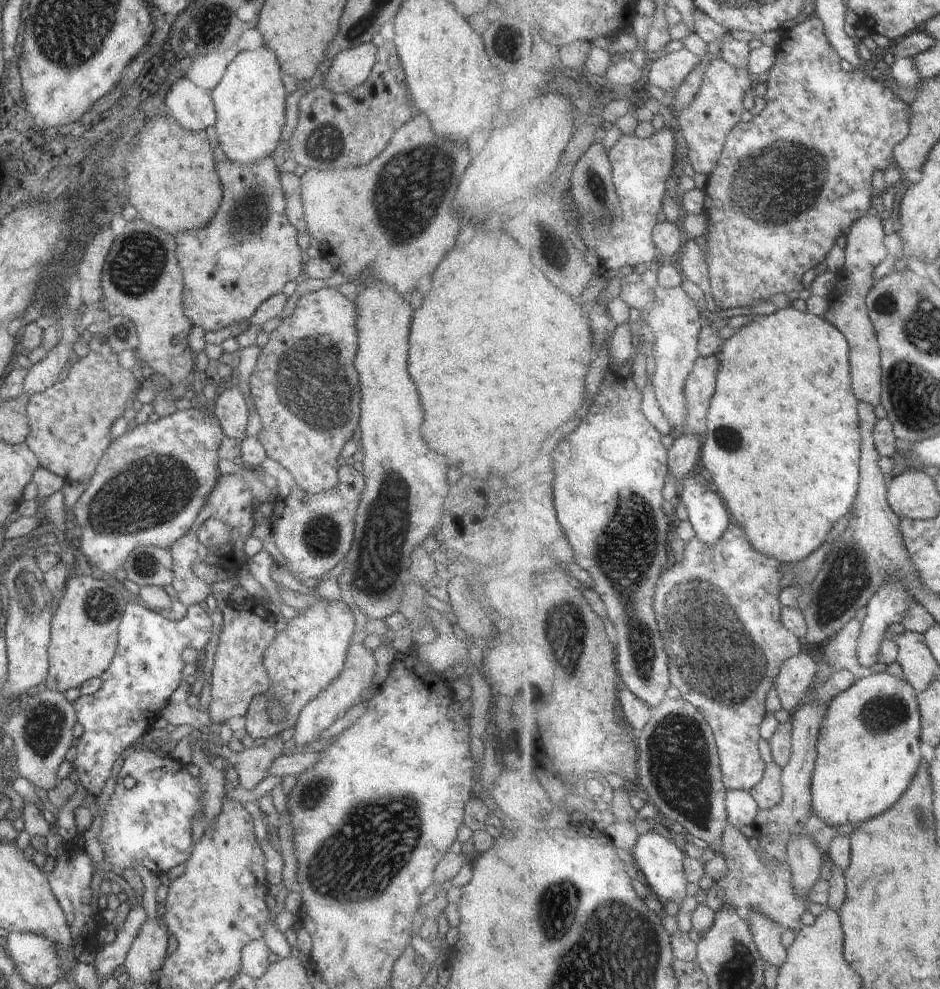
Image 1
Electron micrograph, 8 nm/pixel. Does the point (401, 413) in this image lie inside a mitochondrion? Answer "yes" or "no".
no

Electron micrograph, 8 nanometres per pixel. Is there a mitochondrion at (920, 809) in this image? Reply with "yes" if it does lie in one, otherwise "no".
yes

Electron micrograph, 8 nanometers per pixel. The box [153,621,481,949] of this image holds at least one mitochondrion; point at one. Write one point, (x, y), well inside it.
(358, 860)

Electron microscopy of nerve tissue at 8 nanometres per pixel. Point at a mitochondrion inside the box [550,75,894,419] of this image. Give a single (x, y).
(776, 169)

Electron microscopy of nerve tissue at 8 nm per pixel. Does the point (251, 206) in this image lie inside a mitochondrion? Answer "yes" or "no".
yes

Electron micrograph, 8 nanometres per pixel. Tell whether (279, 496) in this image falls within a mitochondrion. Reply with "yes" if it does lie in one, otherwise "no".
no

